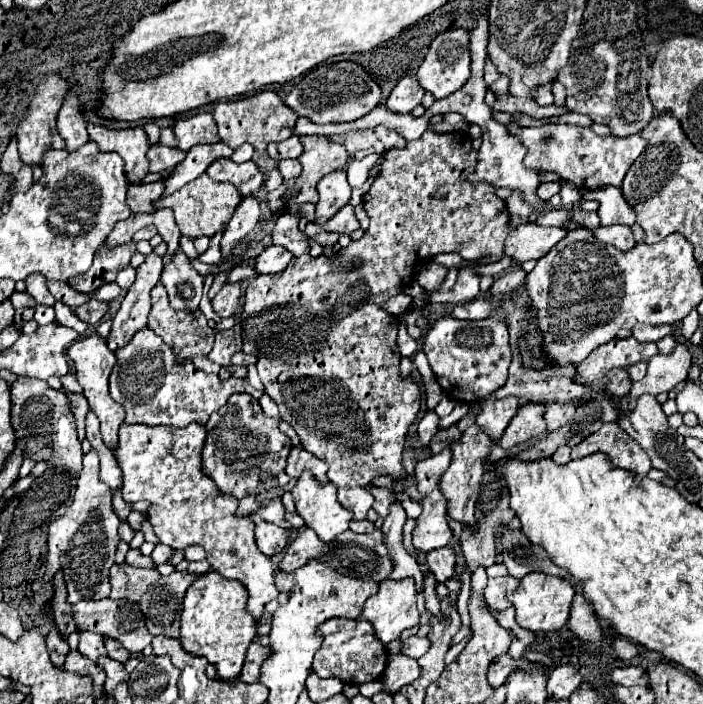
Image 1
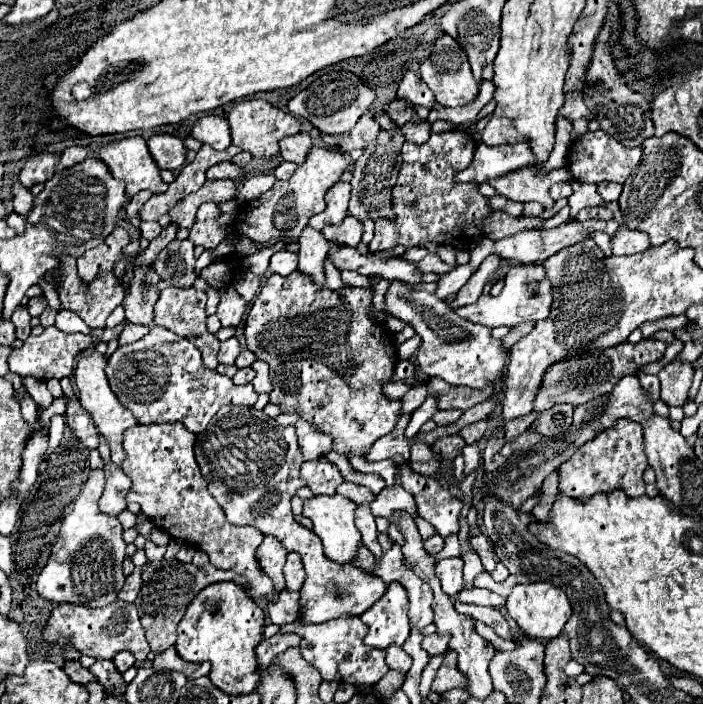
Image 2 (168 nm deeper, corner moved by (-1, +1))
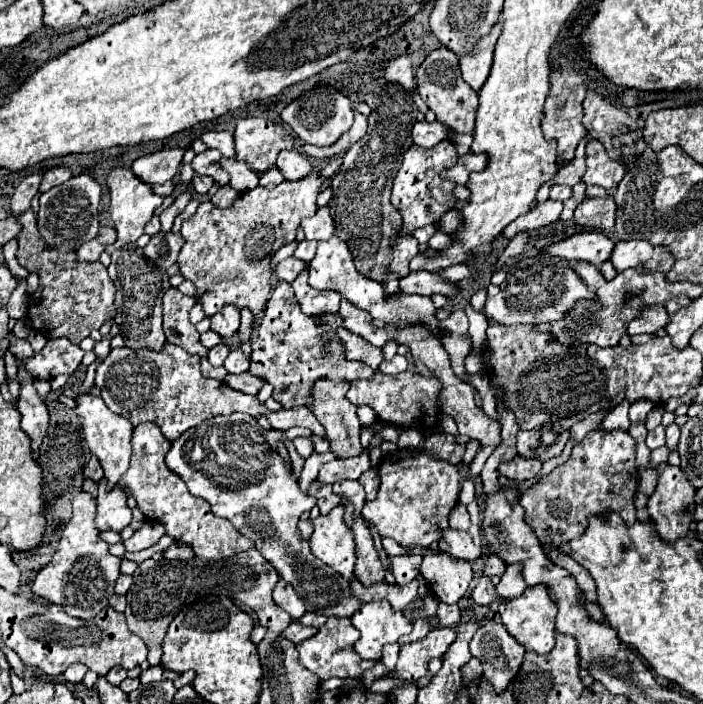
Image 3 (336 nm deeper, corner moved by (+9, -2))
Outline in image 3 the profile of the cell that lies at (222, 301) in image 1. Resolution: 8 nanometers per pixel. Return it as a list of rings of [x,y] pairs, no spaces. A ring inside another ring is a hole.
[[[226,305],[222,311],[218,311],[212,319],[212,331],[216,331],[220,337],[228,339],[238,333],[240,327],[240,311],[232,305]]]

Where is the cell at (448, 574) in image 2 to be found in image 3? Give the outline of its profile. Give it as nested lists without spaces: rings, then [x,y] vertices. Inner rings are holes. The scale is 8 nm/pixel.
[[[446,553],[424,555],[420,573],[432,589],[432,593],[448,605],[458,603],[466,595],[474,577],[472,565],[468,561],[454,559]]]

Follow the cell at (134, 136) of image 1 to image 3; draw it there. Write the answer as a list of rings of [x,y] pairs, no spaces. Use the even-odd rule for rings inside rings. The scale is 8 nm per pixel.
[[[114,169],[108,175],[108,187],[110,187],[110,217],[114,221],[117,231],[117,240],[114,244],[106,247],[105,251],[112,254],[116,249],[120,249],[129,243],[134,243],[142,233],[146,223],[152,219],[154,209],[162,205],[162,197],[152,191],[146,183],[142,183],[130,169]]]

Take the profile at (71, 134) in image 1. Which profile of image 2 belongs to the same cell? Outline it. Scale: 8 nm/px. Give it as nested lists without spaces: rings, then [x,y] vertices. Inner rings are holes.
[[[70,146],[70,148],[66,148],[62,158],[60,158],[60,164],[56,166],[56,170],[64,170],[64,168],[70,168],[70,166],[82,162],[86,158],[86,154],[88,152],[86,152],[84,146]]]

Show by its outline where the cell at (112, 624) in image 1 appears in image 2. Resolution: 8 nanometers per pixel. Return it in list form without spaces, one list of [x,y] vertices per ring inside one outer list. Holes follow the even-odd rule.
[[[114,600],[104,608],[88,608],[82,604],[60,604],[52,610],[48,618],[48,626],[44,630],[44,640],[64,644],[72,638],[74,648],[80,654],[88,654],[92,658],[114,658],[116,652],[128,650],[136,656],[136,660],[146,660],[150,648],[144,636],[144,628],[140,624],[140,616],[134,604],[124,604],[124,600]]]

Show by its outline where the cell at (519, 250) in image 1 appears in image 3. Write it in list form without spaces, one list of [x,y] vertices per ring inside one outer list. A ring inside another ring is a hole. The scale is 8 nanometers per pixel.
[[[590,231],[590,233],[578,233],[562,243],[552,243],[546,247],[550,255],[568,259],[568,261],[586,261],[596,267],[600,267],[604,261],[610,259],[614,249],[614,243],[608,235],[602,231]]]

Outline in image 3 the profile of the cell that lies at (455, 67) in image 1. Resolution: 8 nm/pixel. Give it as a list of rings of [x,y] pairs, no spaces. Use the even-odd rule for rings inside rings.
[[[436,49],[432,51],[426,61],[420,65],[416,73],[418,93],[424,99],[424,103],[436,113],[436,119],[450,127],[454,133],[474,133],[474,119],[478,109],[478,93],[470,89],[458,67],[458,57],[450,49]]]

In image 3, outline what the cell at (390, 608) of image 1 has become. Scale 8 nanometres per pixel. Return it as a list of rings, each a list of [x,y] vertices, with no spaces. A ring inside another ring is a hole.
[[[386,599],[364,603],[354,615],[352,625],[360,631],[360,639],[354,643],[356,653],[362,659],[380,661],[382,647],[396,643],[402,635],[412,631],[412,621],[398,611],[392,611]]]

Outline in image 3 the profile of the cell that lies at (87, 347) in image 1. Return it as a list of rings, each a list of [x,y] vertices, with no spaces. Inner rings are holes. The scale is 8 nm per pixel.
[[[88,393],[78,397],[78,407],[76,413],[82,421],[84,427],[84,439],[88,443],[88,449],[92,451],[94,457],[98,457],[102,469],[104,469],[104,477],[108,481],[108,487],[116,487],[120,477],[126,473],[128,469],[128,461],[132,455],[132,445],[130,445],[130,435],[134,431],[134,425],[130,423],[130,419],[112,413],[104,401],[100,397],[92,397]]]

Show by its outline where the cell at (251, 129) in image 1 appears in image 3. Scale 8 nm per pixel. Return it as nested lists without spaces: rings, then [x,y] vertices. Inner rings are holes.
[[[244,117],[234,131],[236,159],[246,161],[256,173],[276,167],[276,157],[284,149],[294,149],[294,137],[286,135],[280,123],[262,117]]]

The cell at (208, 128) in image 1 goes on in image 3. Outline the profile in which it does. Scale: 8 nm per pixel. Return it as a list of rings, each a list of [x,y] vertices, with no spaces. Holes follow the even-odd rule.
[[[230,131],[204,133],[200,139],[202,139],[210,149],[222,151],[224,157],[234,157],[234,135],[232,135]]]

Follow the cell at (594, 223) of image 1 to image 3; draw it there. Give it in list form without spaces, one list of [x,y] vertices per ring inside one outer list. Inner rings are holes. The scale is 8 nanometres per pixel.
[[[612,197],[584,199],[574,213],[574,223],[580,223],[584,227],[594,227],[600,231],[612,229],[614,219],[616,219],[616,203]]]

